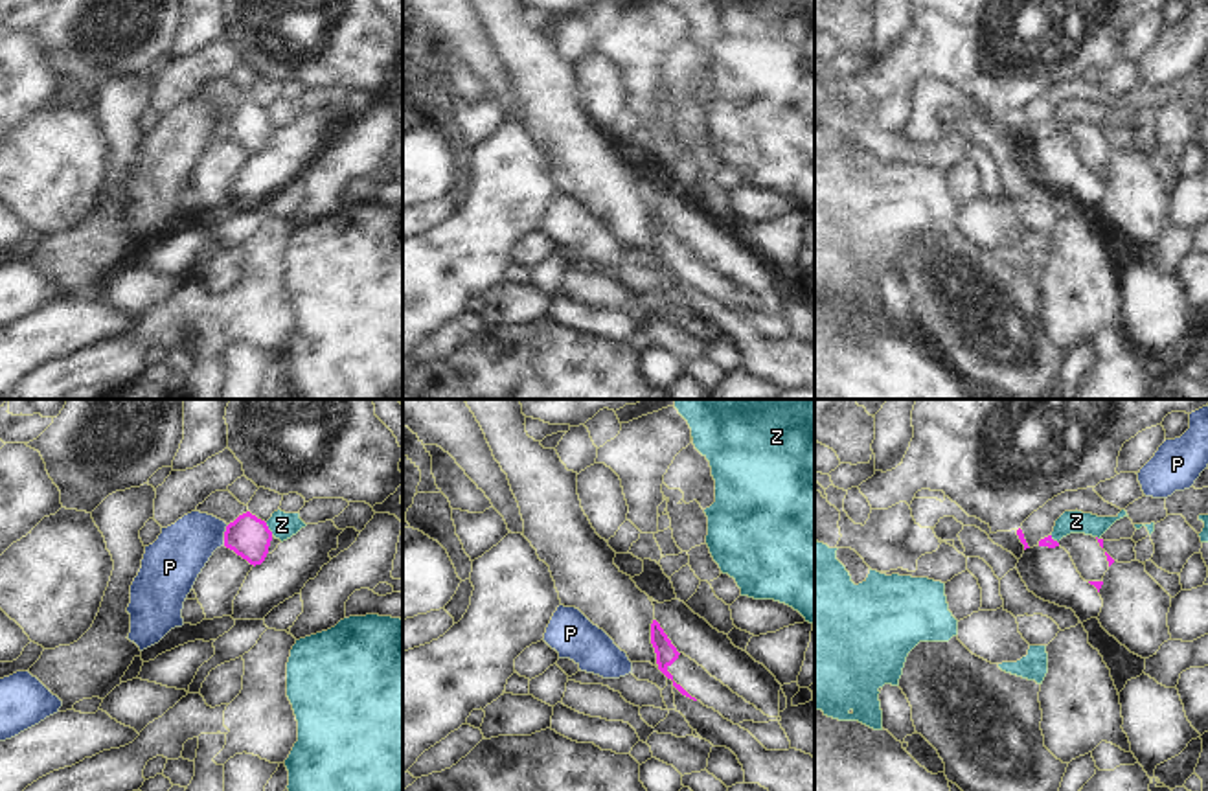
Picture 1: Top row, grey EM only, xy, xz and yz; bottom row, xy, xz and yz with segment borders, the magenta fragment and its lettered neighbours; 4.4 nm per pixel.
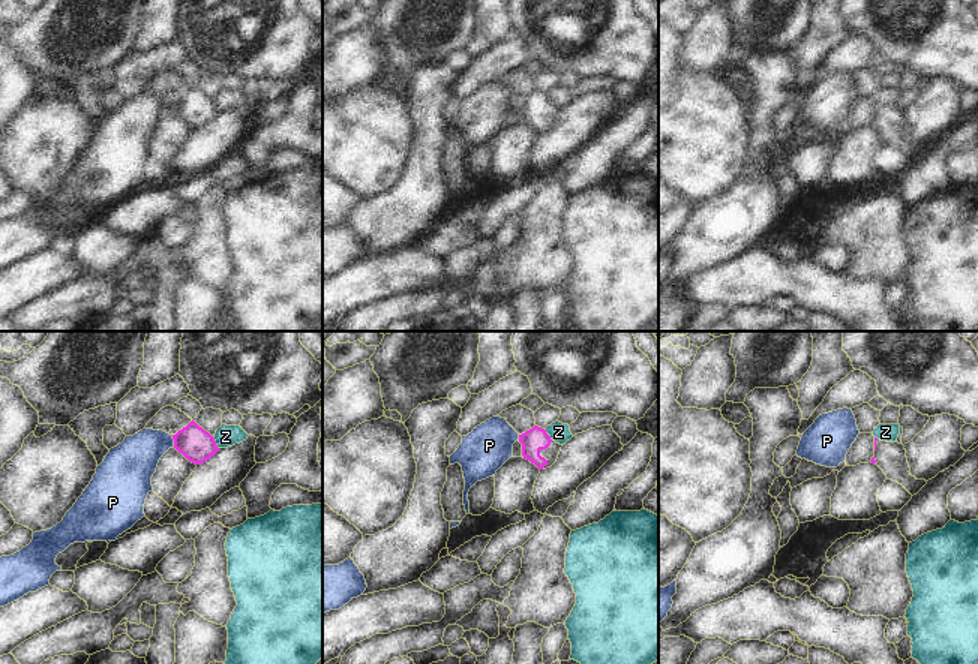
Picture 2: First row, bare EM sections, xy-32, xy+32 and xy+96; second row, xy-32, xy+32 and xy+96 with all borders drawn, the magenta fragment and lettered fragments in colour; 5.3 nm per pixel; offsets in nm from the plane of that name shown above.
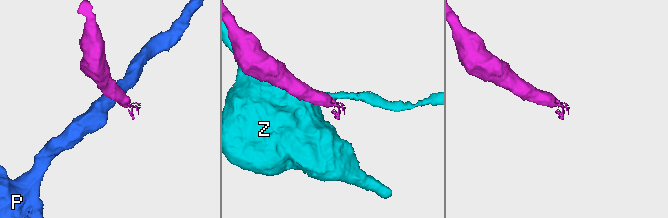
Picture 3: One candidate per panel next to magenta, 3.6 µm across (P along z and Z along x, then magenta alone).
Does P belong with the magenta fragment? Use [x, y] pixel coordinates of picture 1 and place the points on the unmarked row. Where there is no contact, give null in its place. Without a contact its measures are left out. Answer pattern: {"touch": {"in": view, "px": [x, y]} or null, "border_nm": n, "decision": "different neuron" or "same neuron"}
{"touch": {"in": "xy", "px": [225, 124]}, "border_nm": 100, "decision": "different neuron"}

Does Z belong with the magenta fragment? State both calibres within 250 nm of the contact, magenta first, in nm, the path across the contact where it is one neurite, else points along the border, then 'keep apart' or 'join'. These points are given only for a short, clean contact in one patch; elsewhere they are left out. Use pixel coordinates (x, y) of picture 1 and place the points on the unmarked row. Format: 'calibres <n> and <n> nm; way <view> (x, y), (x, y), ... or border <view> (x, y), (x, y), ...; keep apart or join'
calibres 180 and 120 nm; border xy (265, 111), (273, 122); keep apart

